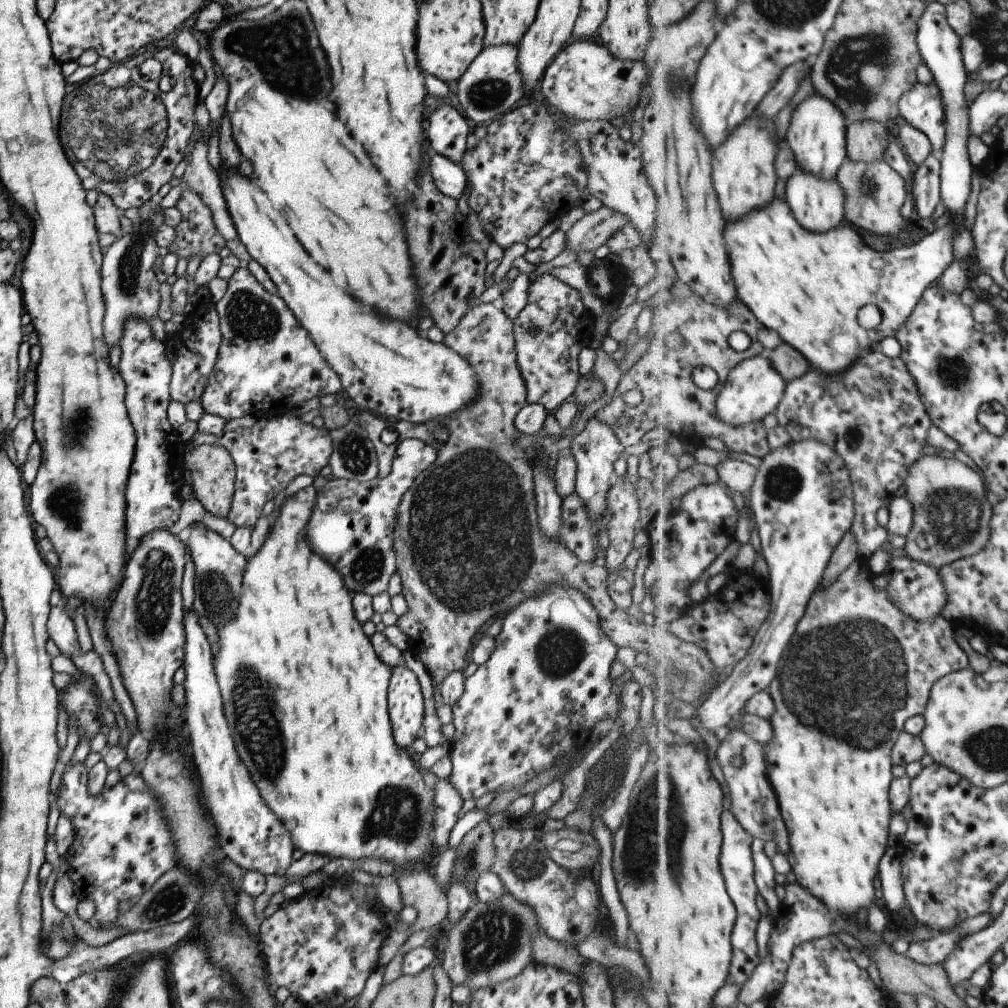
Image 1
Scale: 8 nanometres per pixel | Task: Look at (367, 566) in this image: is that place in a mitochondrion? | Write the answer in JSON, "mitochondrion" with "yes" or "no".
{"mitochondrion":"yes"}

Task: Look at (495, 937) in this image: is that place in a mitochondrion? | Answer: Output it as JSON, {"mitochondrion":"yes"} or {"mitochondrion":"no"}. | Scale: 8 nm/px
{"mitochondrion":"yes"}

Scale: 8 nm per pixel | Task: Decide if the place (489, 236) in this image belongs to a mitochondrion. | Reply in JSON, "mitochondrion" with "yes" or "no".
{"mitochondrion":"no"}

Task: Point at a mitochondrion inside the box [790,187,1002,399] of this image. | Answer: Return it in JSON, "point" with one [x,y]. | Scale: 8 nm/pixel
{"point":[952,371]}

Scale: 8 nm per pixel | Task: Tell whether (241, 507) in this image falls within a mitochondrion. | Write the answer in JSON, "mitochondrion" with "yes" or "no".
{"mitochondrion":"no"}

